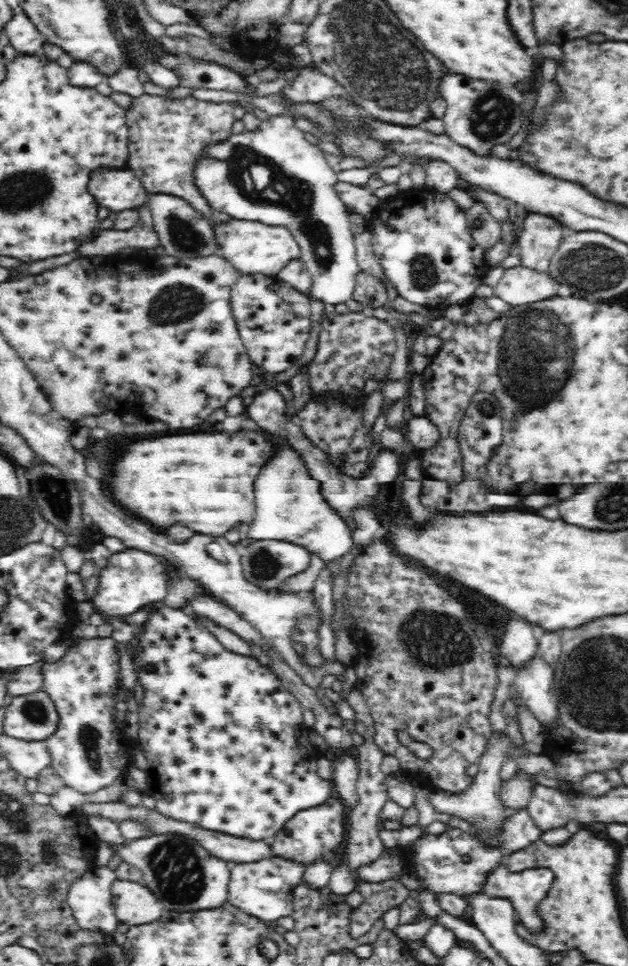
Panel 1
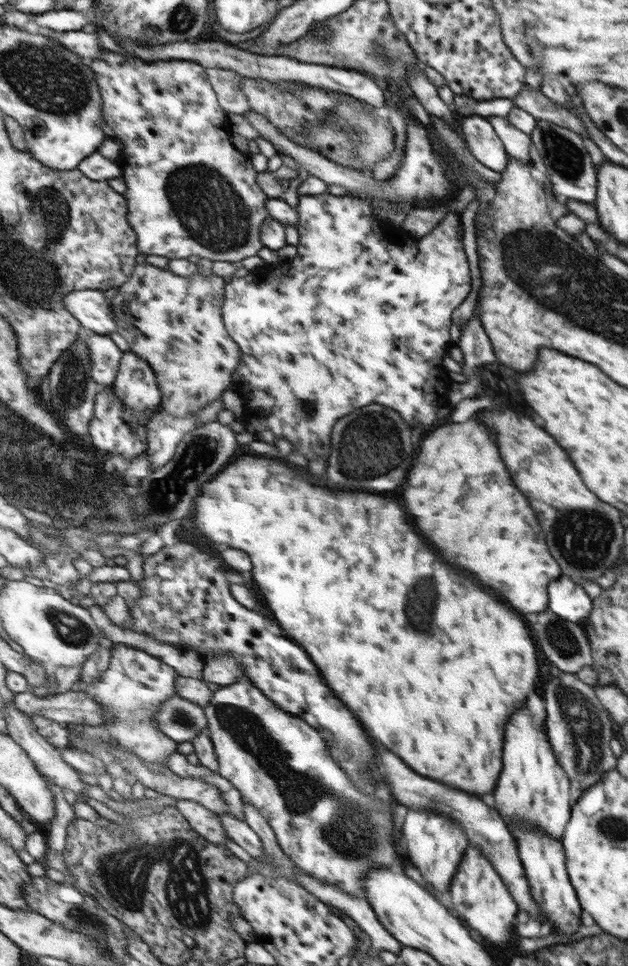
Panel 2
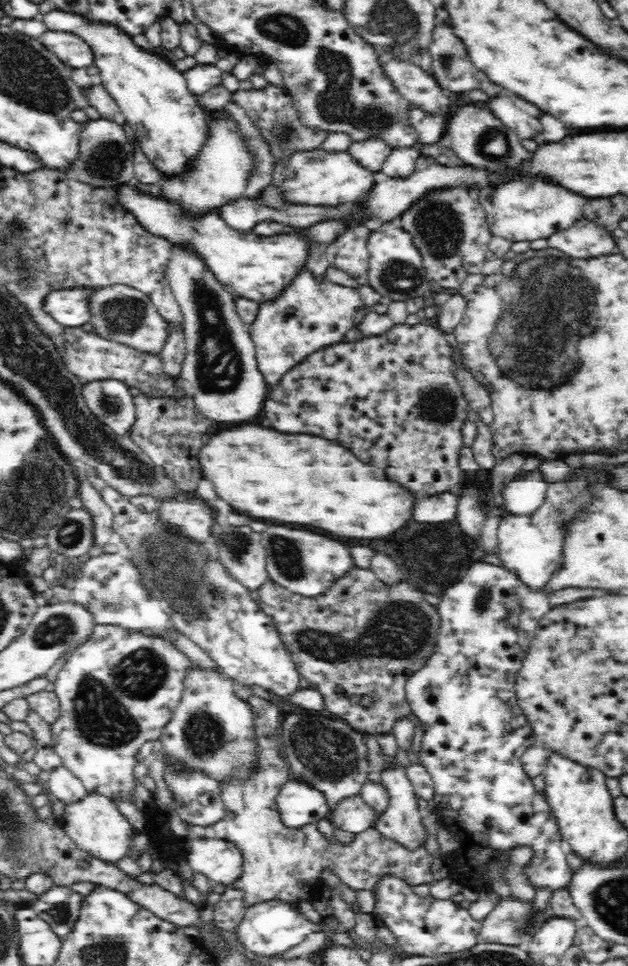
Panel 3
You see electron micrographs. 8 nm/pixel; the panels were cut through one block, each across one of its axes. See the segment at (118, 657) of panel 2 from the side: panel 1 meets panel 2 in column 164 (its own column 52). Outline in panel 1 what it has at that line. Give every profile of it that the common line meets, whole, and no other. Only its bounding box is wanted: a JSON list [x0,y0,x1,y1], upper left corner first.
[41,637,136,794]

